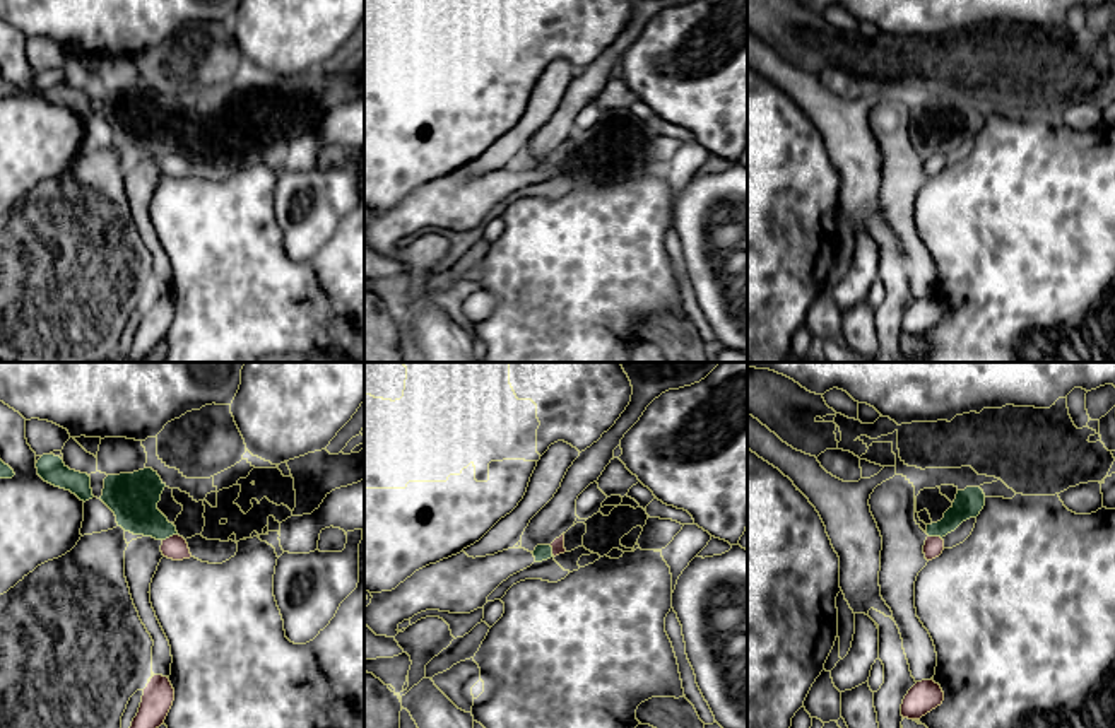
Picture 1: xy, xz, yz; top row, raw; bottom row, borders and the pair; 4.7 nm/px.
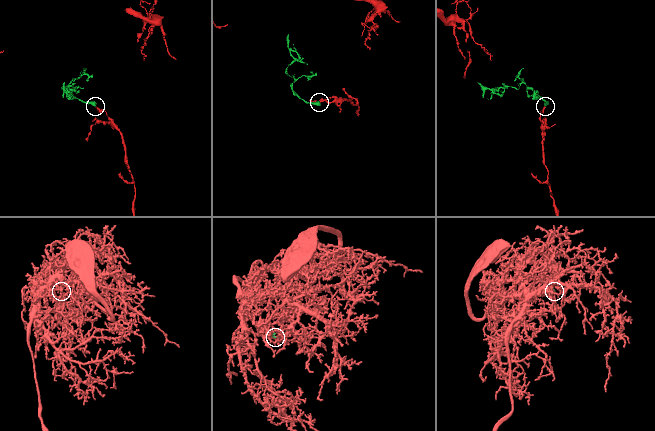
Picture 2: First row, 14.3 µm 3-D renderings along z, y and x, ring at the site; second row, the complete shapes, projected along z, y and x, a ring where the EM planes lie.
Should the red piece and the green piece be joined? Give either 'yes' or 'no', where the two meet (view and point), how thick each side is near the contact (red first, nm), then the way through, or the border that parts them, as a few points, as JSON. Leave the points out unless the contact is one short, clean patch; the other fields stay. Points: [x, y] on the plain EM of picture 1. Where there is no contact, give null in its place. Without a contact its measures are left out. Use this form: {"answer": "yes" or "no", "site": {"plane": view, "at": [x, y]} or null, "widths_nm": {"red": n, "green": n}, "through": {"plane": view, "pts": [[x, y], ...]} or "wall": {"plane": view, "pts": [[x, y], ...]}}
{"answer": "yes", "site": {"plane": "xy", "at": [170, 154]}, "widths_nm": {"red": 120, "green": 220}, "through": {"plane": "xy", "pts": [[175, 164], [170, 154], [134, 115]]}}

